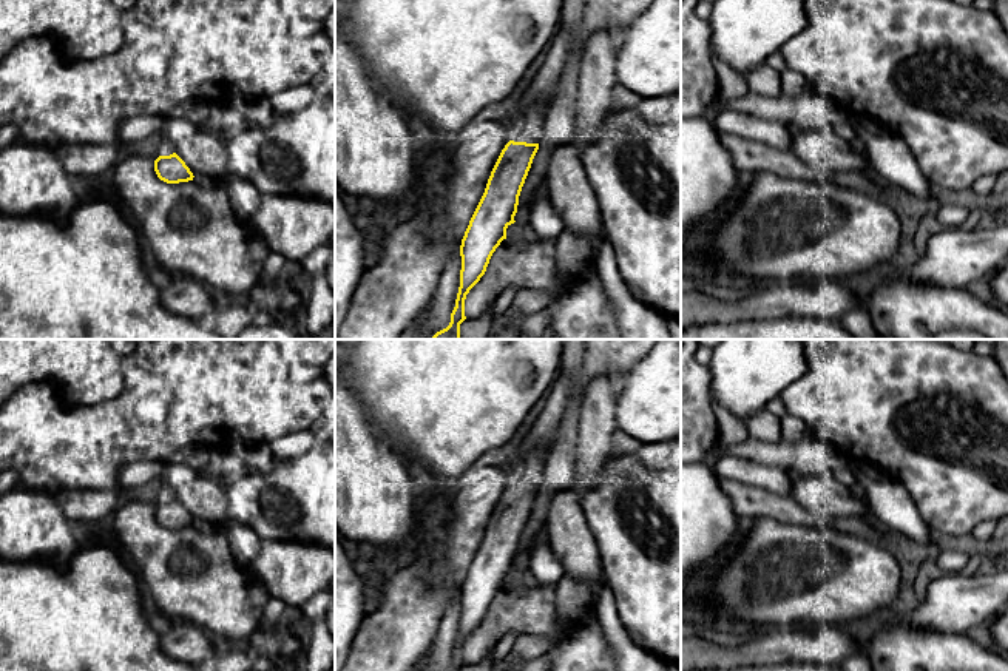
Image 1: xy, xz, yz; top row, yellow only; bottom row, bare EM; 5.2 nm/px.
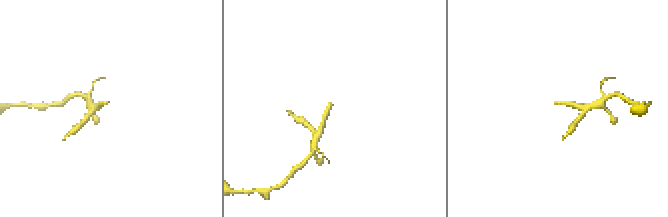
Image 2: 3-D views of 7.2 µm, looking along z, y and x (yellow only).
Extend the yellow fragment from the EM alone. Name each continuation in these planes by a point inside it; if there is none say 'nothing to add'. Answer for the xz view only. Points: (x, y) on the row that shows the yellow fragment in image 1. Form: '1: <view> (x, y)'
1: xz (528, 127)

